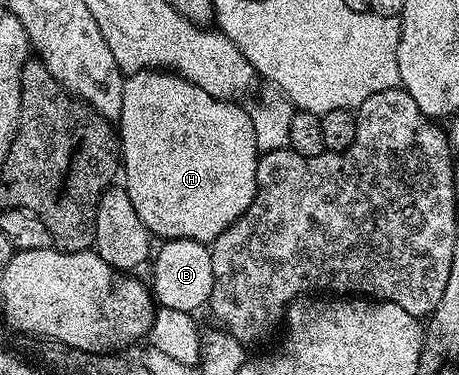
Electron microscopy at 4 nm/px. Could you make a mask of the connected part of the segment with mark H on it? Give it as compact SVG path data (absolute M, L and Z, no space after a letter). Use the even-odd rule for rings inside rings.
M143 68L141 72L129 73L123 79L122 105L116 121L116 135L120 141L120 172L123 177L126 175L124 187L128 198L132 200L132 207L136 210L140 222L144 222L144 226L150 232L151 237L162 242L176 238L192 238L196 242L209 245L251 205L256 190L255 166L258 165L260 149L254 133L253 115L249 111L245 112L241 108L242 106L238 102L212 98L212 94L208 94L208 90L200 90L200 86L188 82L182 76L177 76L175 72Z

